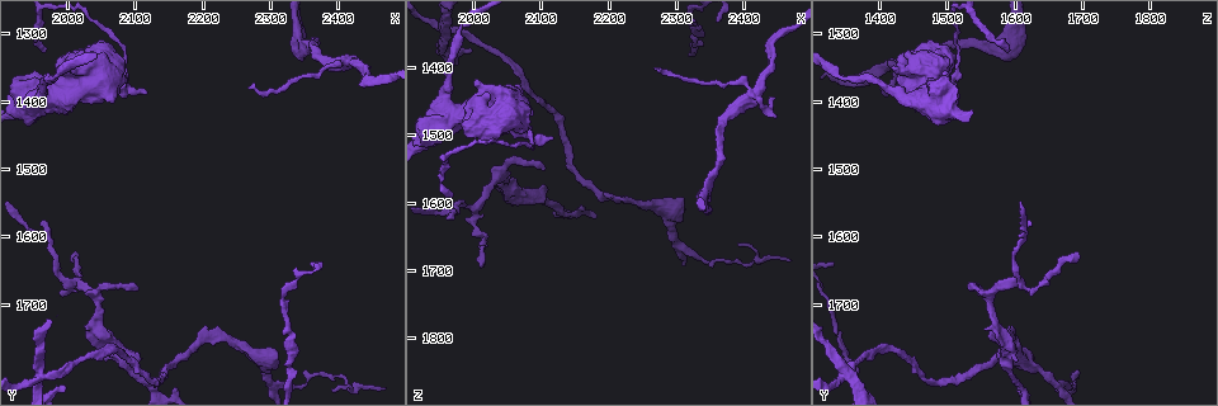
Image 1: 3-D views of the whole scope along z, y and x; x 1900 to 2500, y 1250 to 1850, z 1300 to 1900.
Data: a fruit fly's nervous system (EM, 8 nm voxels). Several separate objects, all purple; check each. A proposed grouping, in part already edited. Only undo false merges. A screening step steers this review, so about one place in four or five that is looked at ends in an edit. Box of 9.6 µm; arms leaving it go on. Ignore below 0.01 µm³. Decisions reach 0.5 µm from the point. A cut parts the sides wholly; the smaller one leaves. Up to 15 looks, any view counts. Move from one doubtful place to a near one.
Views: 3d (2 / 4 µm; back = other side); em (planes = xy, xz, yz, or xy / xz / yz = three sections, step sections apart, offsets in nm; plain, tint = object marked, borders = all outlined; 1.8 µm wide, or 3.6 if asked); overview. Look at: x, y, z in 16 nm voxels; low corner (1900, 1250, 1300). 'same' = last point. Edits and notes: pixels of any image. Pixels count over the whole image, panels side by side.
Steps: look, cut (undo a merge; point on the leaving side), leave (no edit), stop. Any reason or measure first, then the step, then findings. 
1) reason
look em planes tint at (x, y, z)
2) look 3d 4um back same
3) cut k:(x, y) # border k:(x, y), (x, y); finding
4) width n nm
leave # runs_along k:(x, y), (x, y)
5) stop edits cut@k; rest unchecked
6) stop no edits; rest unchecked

sharp bend
look em yz step 16 plain at (2000, 1660, 1605)

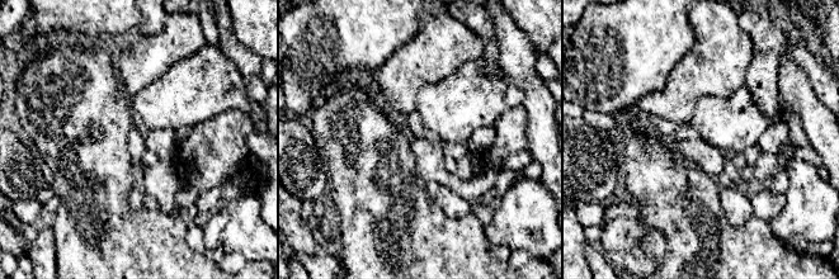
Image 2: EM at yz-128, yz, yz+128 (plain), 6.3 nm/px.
look em yz step 16 borders same

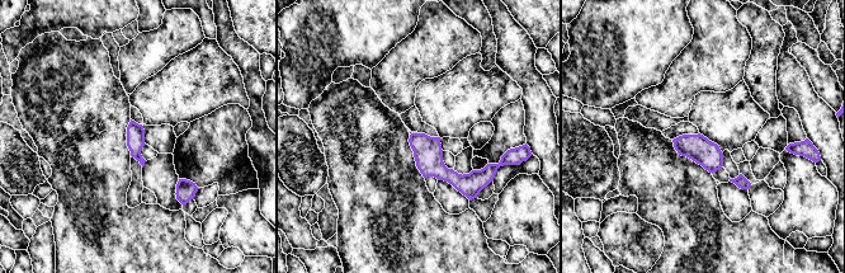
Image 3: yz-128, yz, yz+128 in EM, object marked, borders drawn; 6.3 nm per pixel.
leave # continuous, no second neuron

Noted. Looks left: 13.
sudden change in width
look 3d 4um at (1960, 1400, 1455)

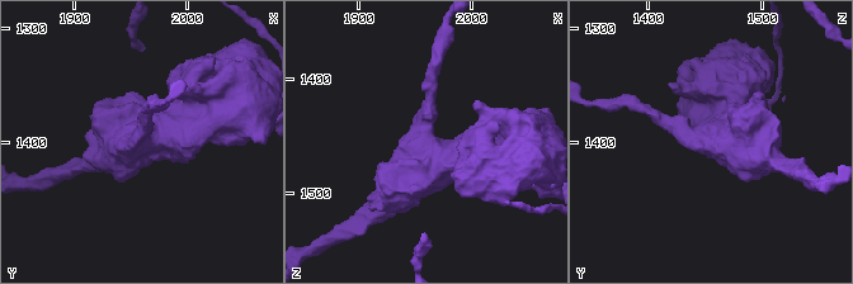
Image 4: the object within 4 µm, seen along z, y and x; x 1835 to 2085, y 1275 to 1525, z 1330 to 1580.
look em 3.6um planes tint at (1960, 1396, 1452)

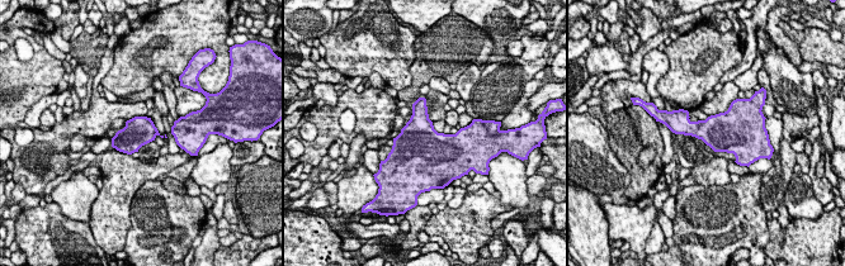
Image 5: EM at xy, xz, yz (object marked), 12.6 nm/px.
leave # one neuron here

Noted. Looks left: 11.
calibre changes
look em xz step 4 tint at (2085, 1370, 1500)

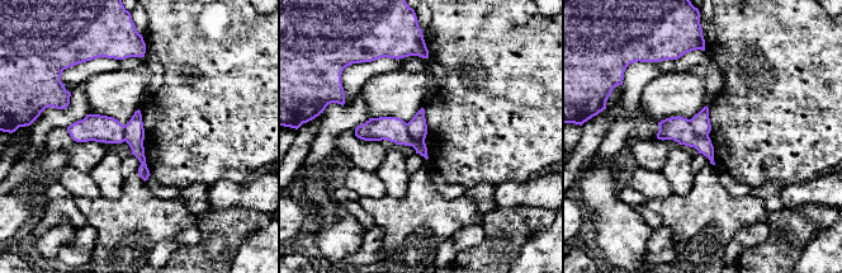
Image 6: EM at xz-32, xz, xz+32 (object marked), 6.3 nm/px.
cut it another way
look em planes borders same

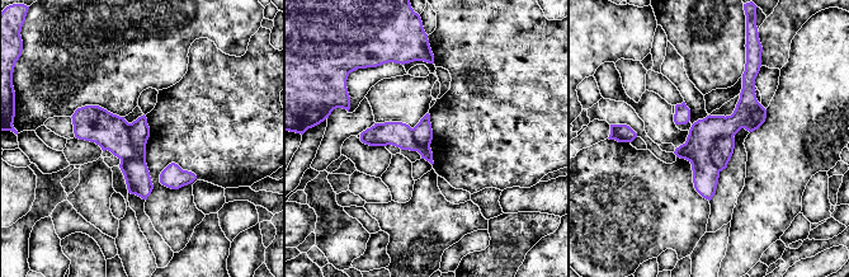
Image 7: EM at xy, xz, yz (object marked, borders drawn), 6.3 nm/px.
cut 7:(136, 173) # two neurons meet here

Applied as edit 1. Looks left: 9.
look overview

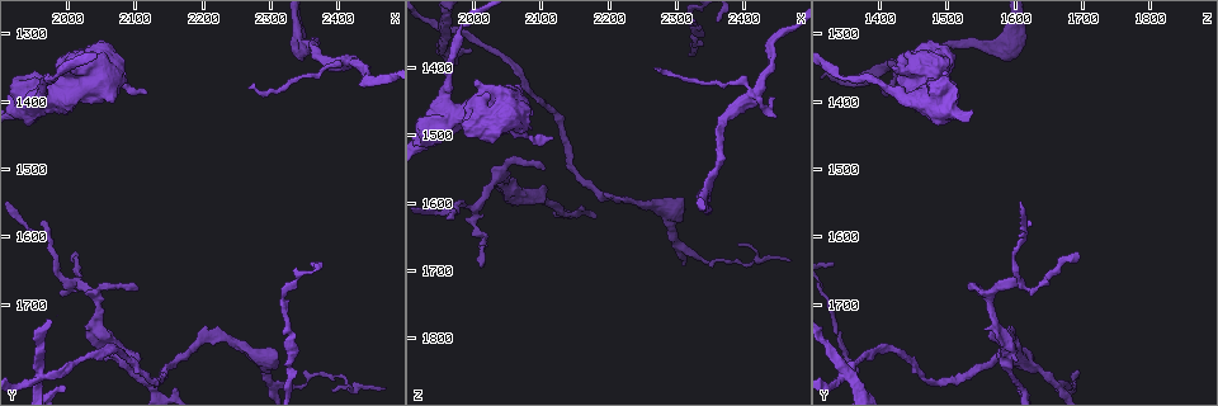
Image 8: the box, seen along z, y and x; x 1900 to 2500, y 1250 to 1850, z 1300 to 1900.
a narrow waist
look 3d 4um at (1975, 1365, 1345)

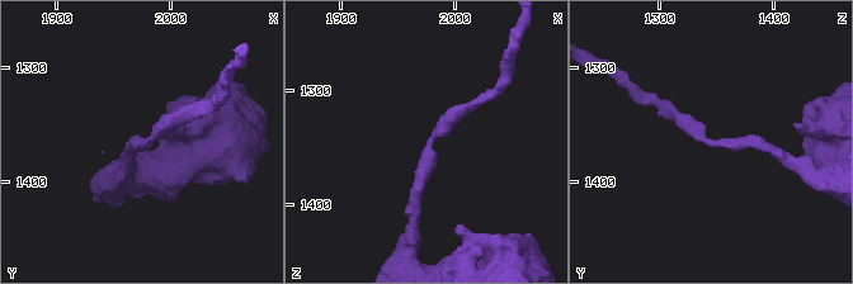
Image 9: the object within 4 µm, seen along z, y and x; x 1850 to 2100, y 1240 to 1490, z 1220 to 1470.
look em yz step 8 tint at (1980, 1366, 1346)

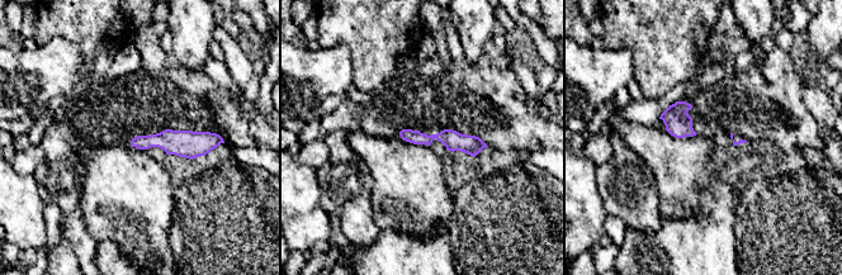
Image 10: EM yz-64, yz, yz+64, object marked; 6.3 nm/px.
cut it another way
look em planes tint same

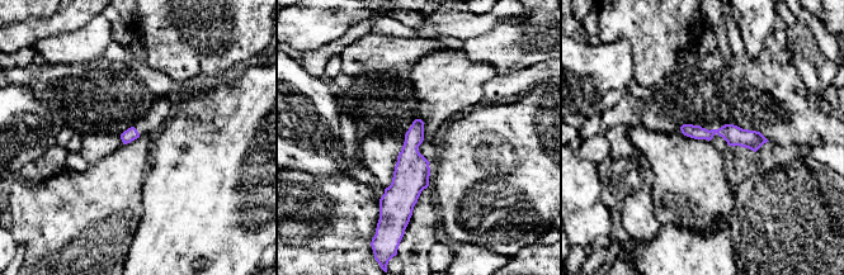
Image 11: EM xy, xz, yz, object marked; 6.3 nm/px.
width 80 nm
leave # one neuron here

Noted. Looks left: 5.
three-way junction
look em yz step 16 tint at (2410, 1345, 1445)

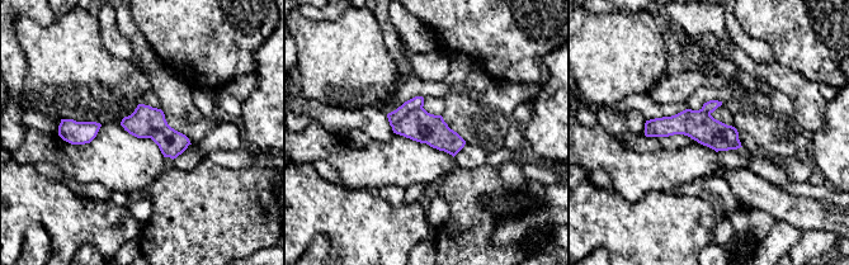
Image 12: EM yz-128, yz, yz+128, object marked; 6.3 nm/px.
another direction
look em planes tint same

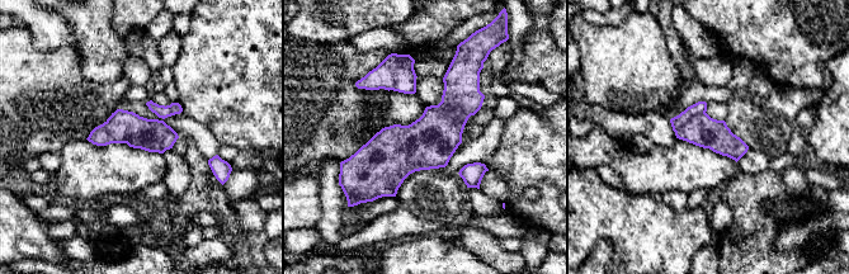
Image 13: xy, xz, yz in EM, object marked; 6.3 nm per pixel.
cut 13:(701, 107) # border 13:(704, 112), (694, 114), (675, 132); two neurons meet here

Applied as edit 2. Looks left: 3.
four-way junction
look em planes tint at (1965, 1805, 1345)

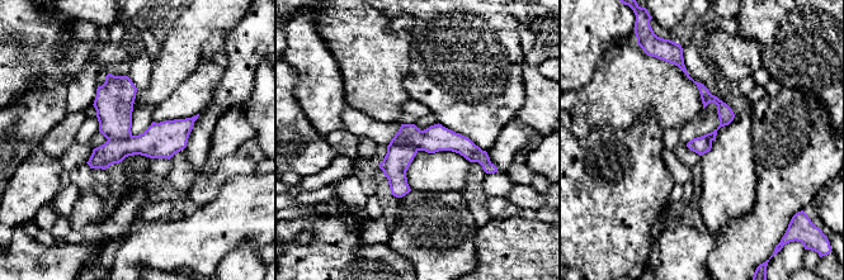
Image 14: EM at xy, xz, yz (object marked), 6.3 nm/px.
width 110 nm
cut 14:(435, 138) # a second neuron is stuck on

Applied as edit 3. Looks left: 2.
stop edits cut@7, cut@13, cut@14; rest unchecked

